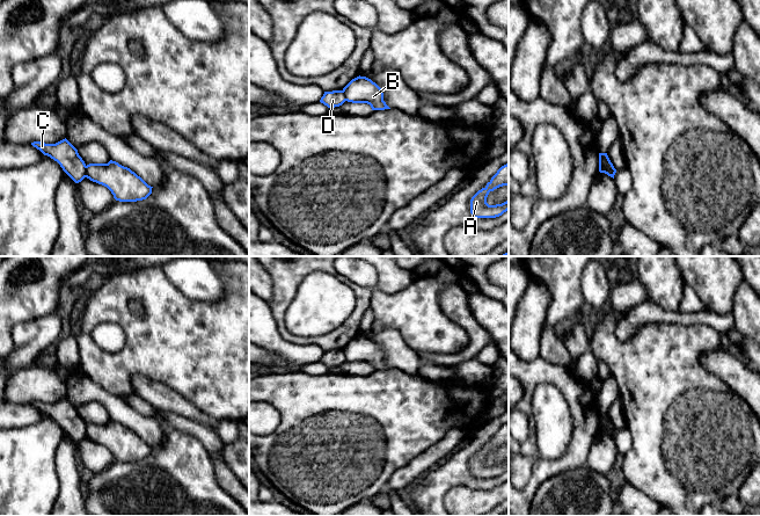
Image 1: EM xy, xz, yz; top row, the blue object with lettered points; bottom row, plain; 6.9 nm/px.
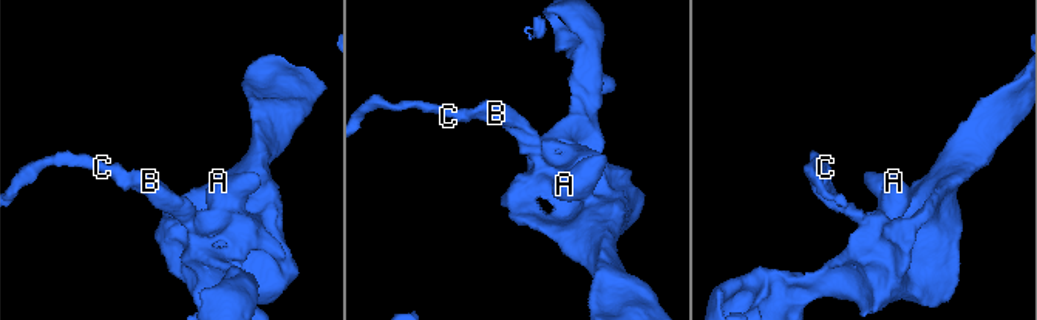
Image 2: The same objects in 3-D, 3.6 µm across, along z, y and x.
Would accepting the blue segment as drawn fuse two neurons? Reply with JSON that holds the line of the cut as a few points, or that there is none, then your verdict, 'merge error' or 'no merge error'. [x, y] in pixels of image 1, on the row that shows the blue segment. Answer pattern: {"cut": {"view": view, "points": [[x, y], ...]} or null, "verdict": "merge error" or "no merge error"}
{"cut": {"view": "yz", "points": [[608, 158], [608, 164], [603, 172]]}, "verdict": "merge error"}

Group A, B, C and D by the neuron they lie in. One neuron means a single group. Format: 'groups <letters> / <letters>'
groups A B / C D

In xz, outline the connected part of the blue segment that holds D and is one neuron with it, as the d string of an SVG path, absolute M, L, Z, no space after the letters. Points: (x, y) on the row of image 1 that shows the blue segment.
M343 90L324 92L320 100L321 103L328 108L339 107L345 102L345 95Z

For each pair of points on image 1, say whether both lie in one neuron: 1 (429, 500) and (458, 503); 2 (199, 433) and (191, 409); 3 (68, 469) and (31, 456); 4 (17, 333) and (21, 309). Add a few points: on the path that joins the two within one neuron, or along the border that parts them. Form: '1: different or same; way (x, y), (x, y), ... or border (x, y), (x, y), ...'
1: different; border (466, 486), (452, 487), (446, 493), (443, 503)
2: different; border (170, 412), (207, 424), (216, 430)
3: different; border (61, 437), (56, 451), (58, 491)
4: different; border (44, 314), (12, 326)

